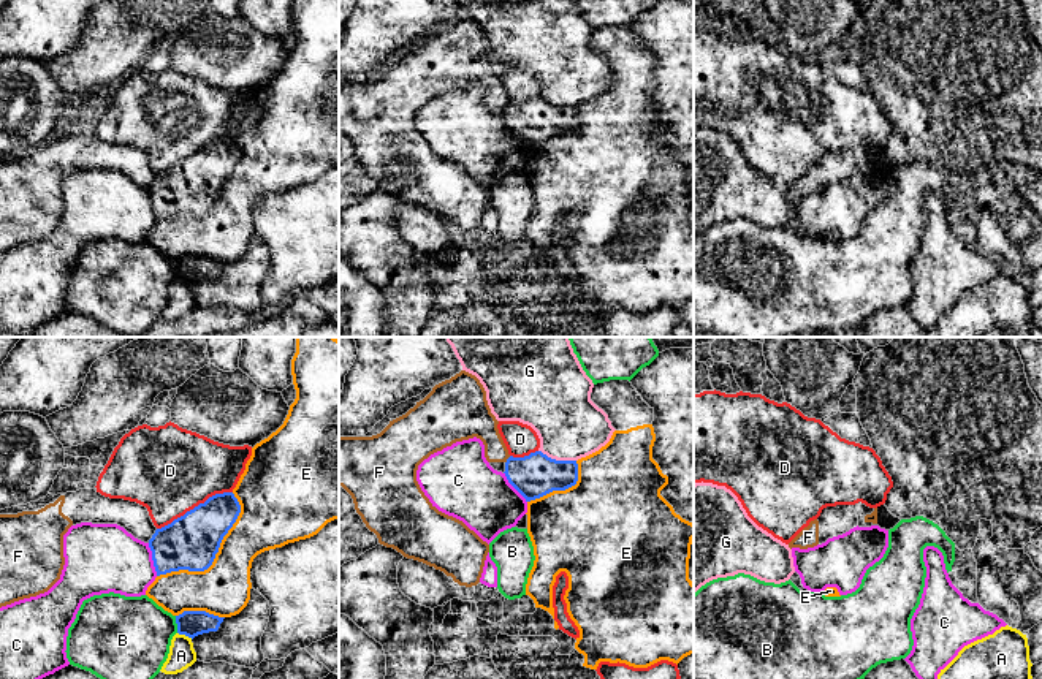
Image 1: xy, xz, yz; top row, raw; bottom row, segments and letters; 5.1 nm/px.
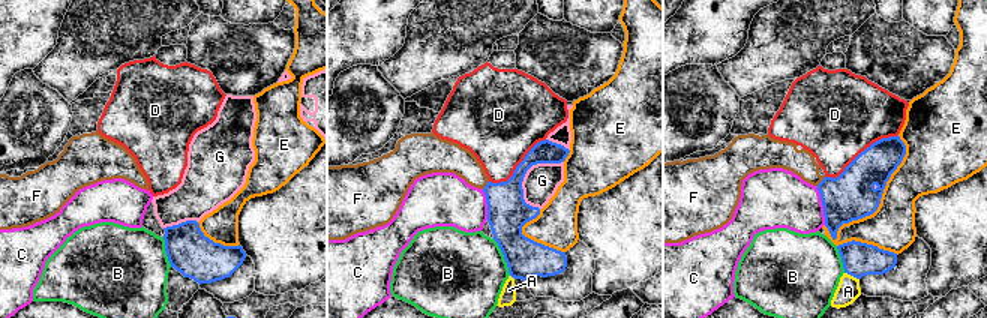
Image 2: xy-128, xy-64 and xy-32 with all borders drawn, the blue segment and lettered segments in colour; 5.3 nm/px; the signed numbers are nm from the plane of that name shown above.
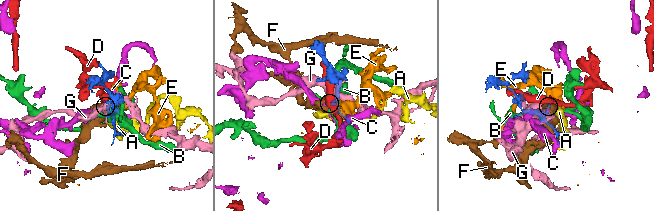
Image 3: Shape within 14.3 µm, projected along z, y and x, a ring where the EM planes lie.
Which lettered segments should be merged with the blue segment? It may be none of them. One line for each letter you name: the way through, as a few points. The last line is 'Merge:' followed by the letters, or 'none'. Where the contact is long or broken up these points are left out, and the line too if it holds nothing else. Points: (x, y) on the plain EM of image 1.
Merge: none

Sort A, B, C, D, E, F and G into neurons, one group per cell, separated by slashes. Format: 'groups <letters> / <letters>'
groups A / B / C / D / E / F / G

